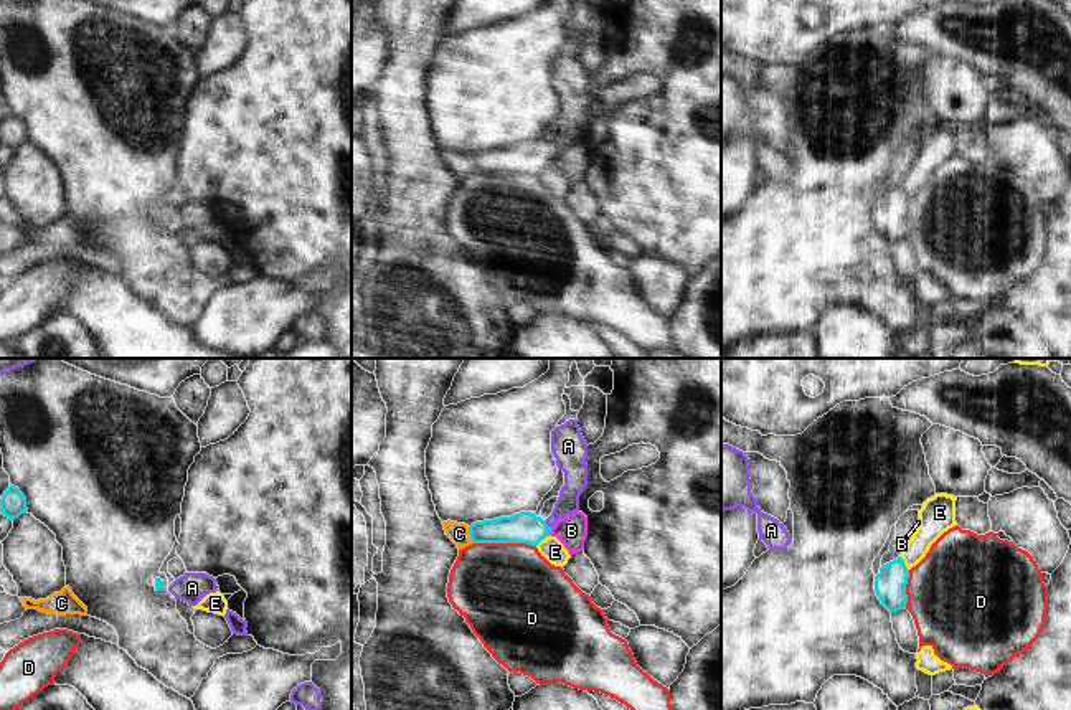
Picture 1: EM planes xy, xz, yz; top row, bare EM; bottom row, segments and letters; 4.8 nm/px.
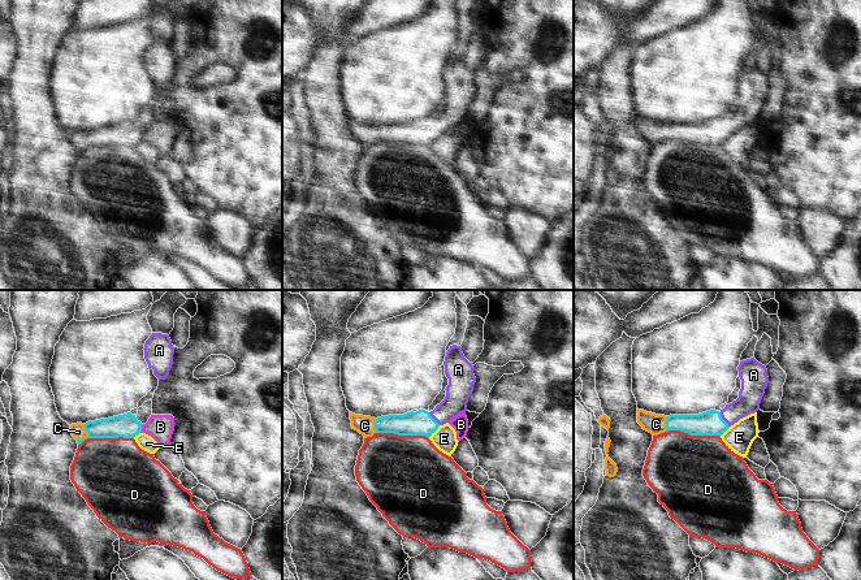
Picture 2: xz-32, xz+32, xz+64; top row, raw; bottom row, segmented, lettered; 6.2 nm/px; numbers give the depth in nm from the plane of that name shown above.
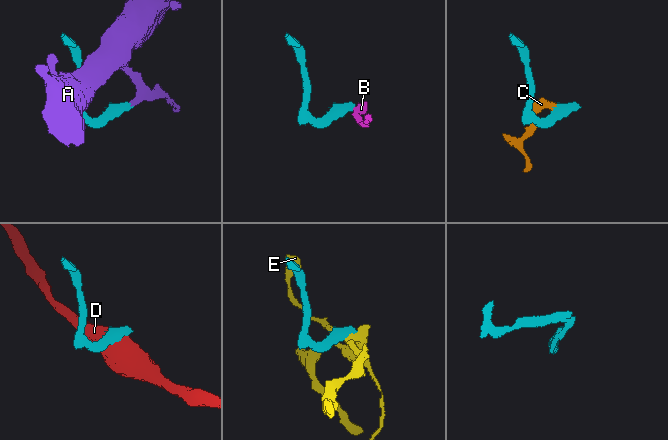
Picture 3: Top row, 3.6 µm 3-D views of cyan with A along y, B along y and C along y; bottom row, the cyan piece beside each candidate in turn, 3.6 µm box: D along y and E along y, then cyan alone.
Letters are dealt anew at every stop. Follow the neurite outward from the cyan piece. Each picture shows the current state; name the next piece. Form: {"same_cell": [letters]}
{"same_cell": ["A", "C"]}

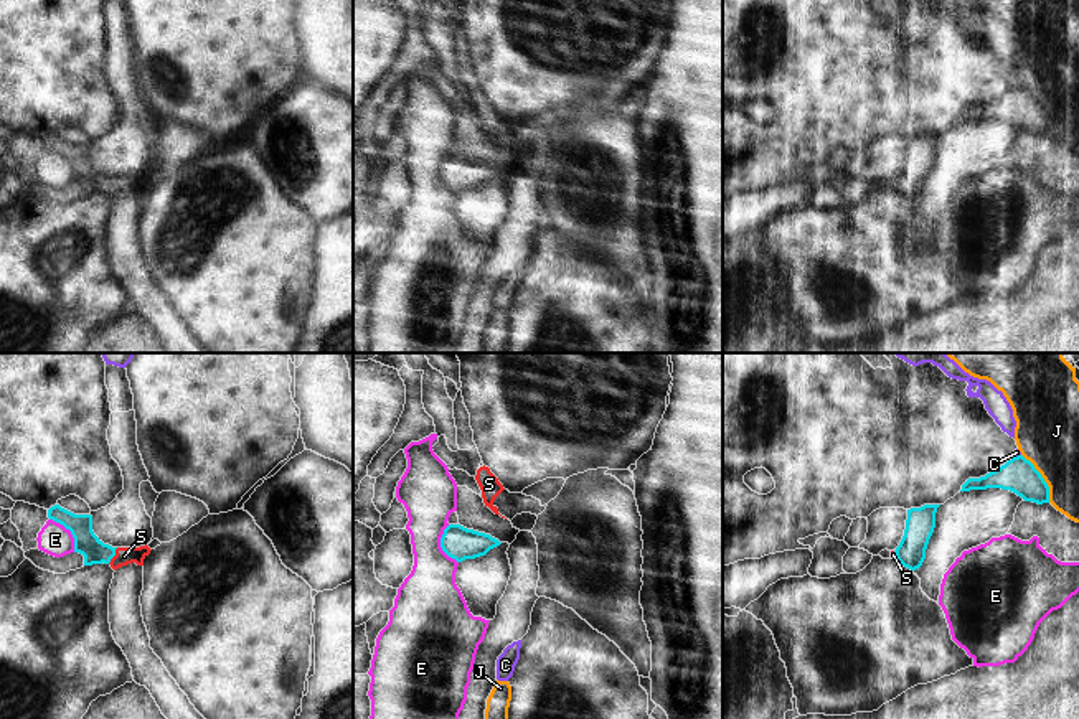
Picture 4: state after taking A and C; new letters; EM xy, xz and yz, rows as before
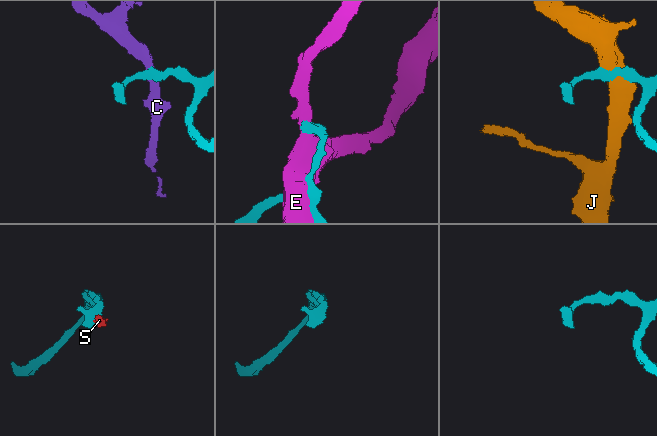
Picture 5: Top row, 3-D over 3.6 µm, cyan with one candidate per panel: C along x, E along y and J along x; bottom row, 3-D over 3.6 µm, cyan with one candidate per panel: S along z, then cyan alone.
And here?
{"same_cell": ["S"]}

